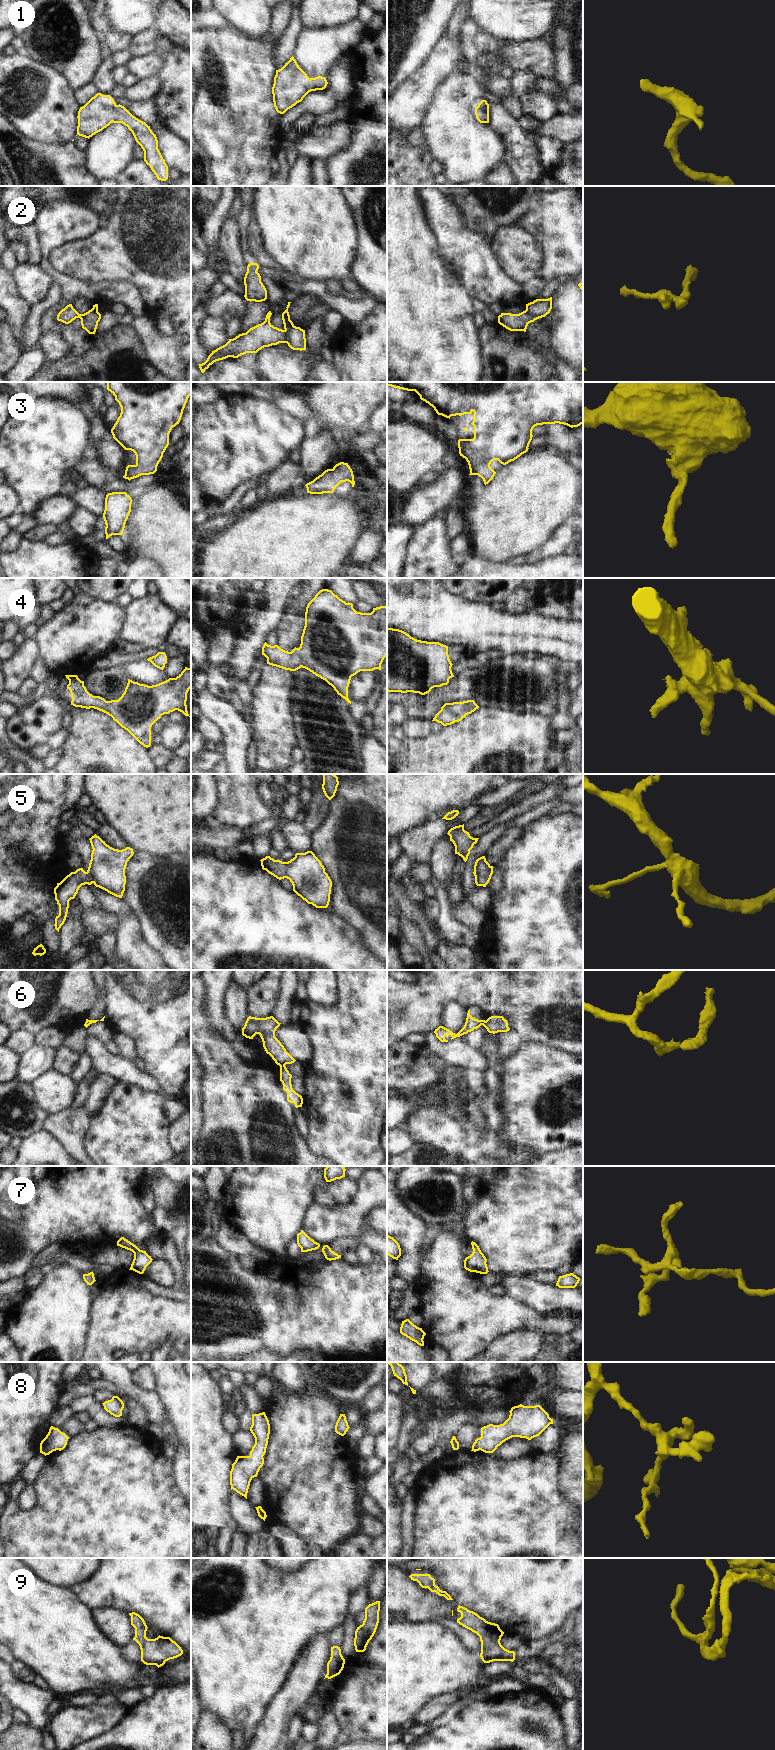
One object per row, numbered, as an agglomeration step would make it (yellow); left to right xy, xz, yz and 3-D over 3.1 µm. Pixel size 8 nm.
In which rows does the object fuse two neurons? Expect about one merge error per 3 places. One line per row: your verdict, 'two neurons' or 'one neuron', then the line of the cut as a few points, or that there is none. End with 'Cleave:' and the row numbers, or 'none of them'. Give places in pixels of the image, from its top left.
1: one neuron | no cut
2: two neurons | xz (293, 324), (287, 330), (286, 342)
3: one neuron | no cut
4: one neuron | no cut
5: one neuron | no cut
6: two neurons | xz (280, 1065), (284, 1066)
7: one neuron | no cut
8: one neuron | no cut
9: one neuron | no cut
Cleave: 2, 6

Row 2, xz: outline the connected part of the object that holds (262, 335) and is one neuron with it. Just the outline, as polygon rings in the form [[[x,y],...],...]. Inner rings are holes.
[[[288,302],[287,309],[282,313],[283,330],[274,327],[270,323],[272,313],[269,311],[263,323],[250,328],[246,333],[239,334],[235,338],[229,339],[225,345],[212,351],[204,363],[198,364],[201,372],[204,373],[205,370],[216,361],[228,357],[238,358],[246,353],[257,353],[264,347],[287,343],[287,330],[294,325],[290,320],[288,312],[290,303],[291,302]]]

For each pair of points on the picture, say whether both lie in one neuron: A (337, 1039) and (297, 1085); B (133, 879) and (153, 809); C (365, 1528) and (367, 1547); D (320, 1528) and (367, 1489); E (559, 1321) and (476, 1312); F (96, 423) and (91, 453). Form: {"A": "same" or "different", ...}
{"A": "different", "B": "different", "C": "different", "D": "different", "E": "same", "F": "same"}

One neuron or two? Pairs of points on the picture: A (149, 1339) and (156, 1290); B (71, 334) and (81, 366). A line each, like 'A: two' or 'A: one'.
A: two
B: two

